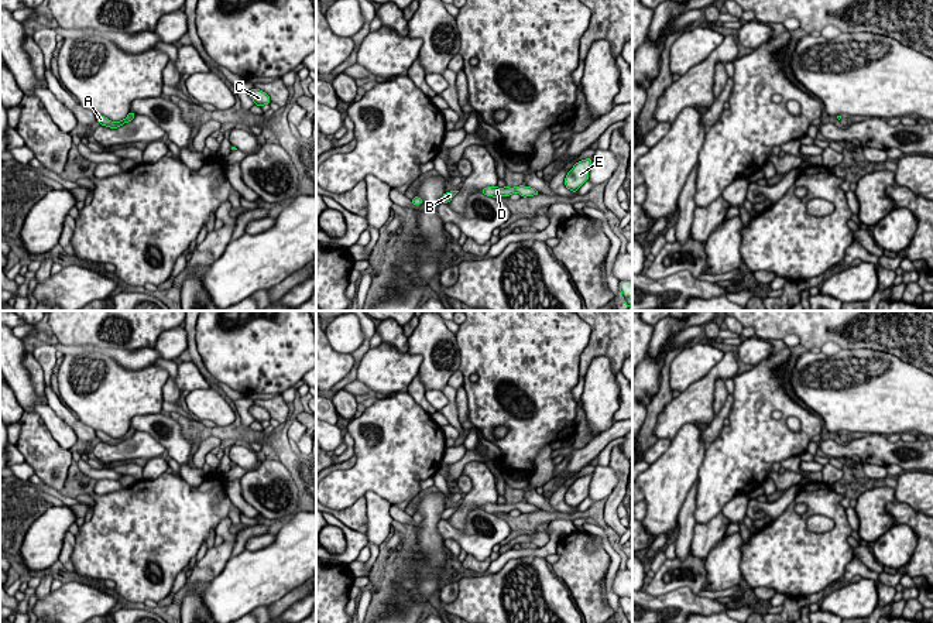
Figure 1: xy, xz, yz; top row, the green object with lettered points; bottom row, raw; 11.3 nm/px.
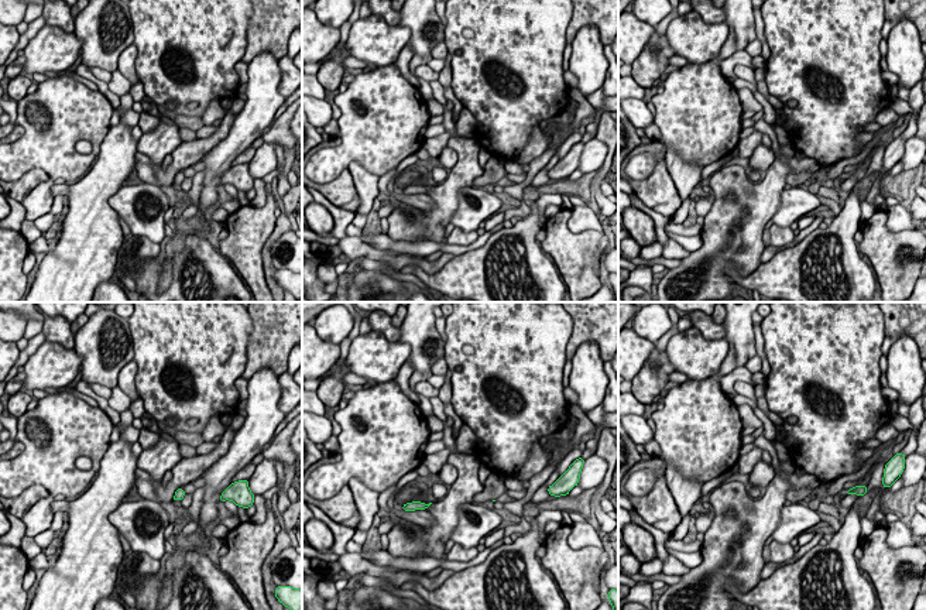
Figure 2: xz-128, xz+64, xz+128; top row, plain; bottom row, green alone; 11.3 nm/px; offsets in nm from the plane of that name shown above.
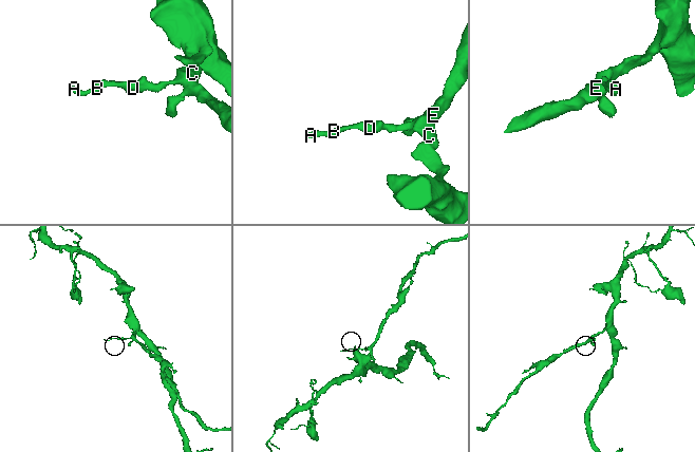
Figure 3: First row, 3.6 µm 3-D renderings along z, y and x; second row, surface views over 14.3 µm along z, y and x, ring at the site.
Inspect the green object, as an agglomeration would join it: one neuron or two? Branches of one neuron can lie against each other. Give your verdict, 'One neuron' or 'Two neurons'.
One neuron

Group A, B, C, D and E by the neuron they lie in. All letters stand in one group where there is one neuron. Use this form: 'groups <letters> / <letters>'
groups A B C D E

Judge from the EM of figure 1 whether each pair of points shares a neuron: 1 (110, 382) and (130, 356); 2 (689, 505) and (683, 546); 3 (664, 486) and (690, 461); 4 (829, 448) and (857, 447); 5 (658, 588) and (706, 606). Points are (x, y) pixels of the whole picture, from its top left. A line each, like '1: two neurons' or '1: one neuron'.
1: two neurons
2: one neuron
3: one neuron
4: one neuron
5: two neurons

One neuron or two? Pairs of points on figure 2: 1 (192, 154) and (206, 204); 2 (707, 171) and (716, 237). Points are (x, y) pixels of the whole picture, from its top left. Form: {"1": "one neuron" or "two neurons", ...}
{"1": "two neurons", "2": "two neurons"}

